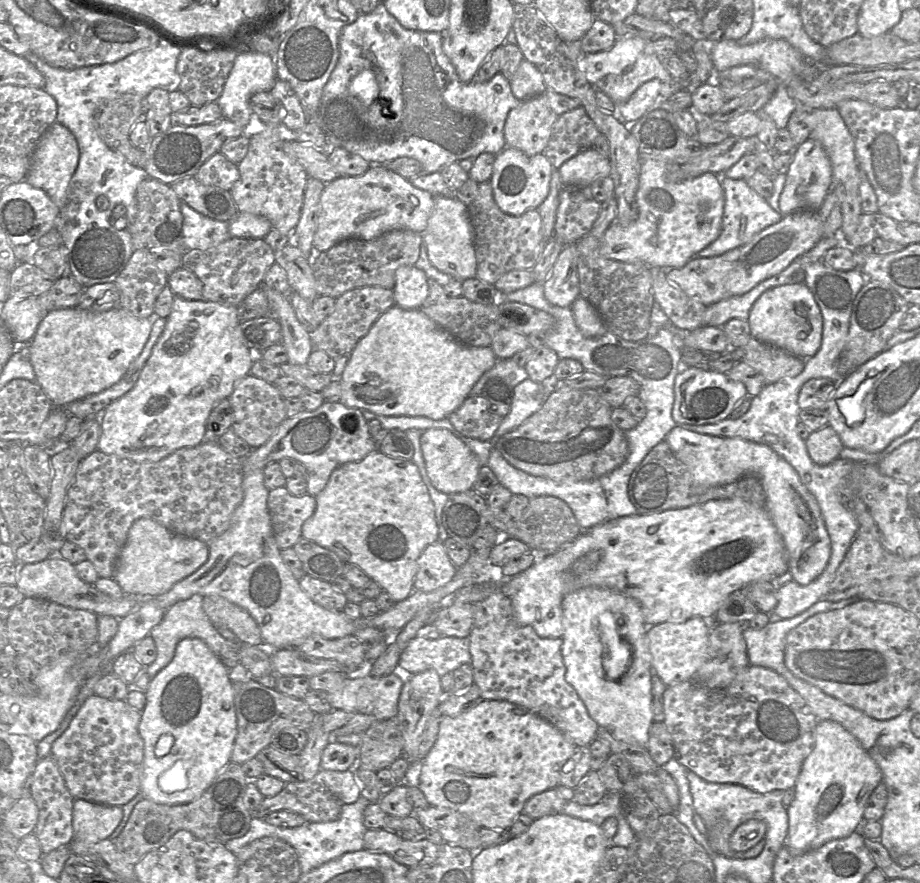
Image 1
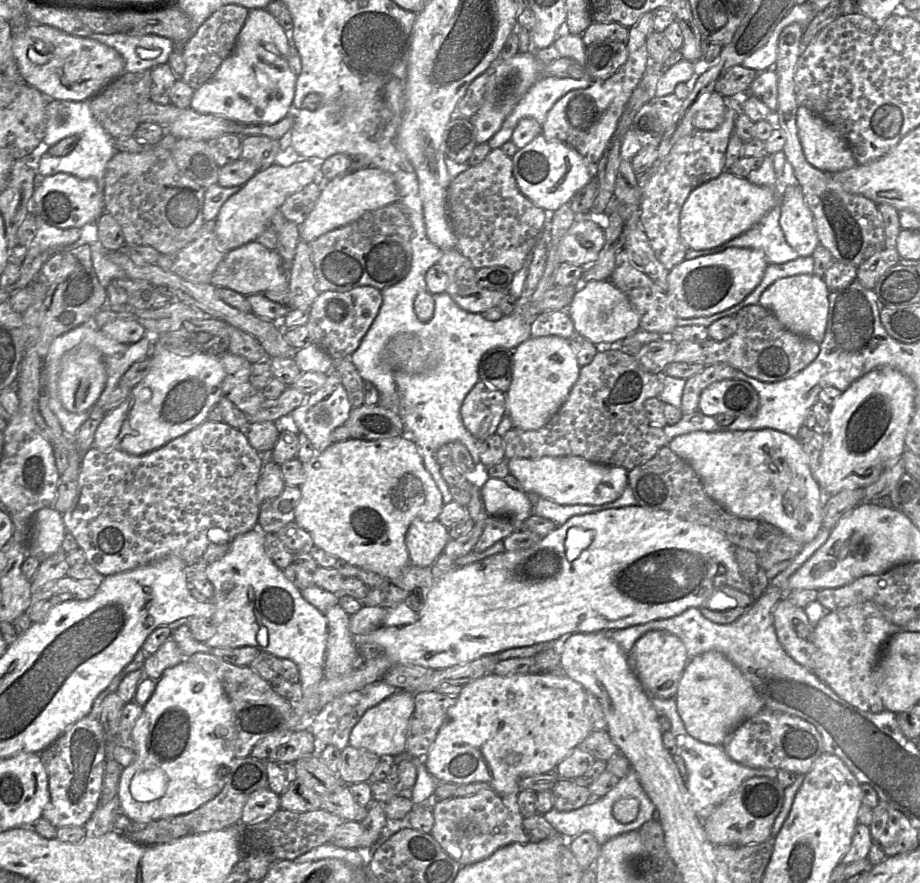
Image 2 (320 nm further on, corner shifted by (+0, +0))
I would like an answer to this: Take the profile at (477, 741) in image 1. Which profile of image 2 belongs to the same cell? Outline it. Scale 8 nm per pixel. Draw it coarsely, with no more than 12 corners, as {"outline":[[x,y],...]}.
{"outline":[[565,674],[462,686],[423,760],[508,802],[592,731]]}

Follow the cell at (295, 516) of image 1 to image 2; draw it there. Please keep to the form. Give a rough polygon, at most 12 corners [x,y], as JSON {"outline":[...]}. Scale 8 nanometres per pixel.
{"outline":[[285,485],[259,511],[258,528],[274,533],[295,520],[300,487]]}

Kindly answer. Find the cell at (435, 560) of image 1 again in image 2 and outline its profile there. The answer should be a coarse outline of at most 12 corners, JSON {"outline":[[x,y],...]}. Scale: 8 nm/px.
{"outline":[[414,519],[410,564],[431,567],[449,540],[437,519]]}

